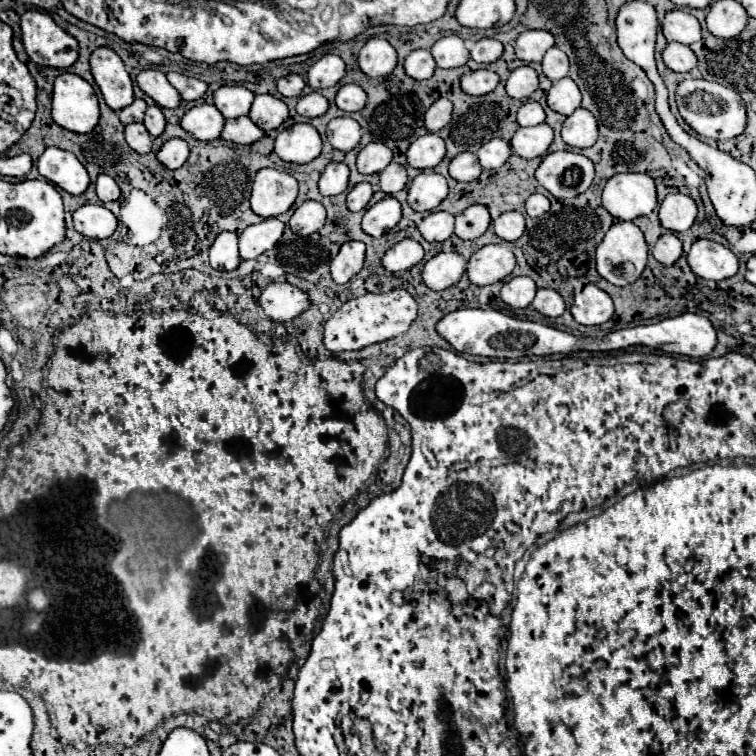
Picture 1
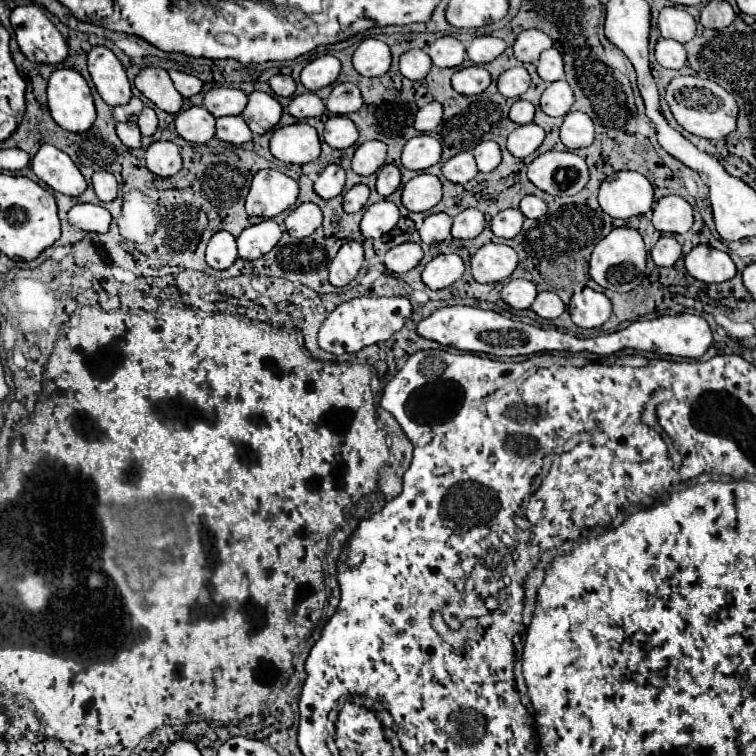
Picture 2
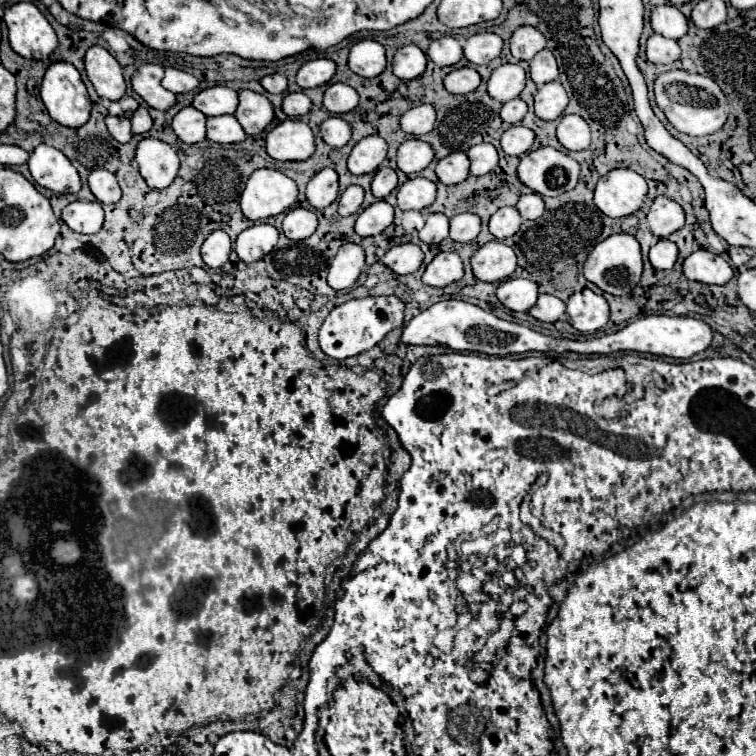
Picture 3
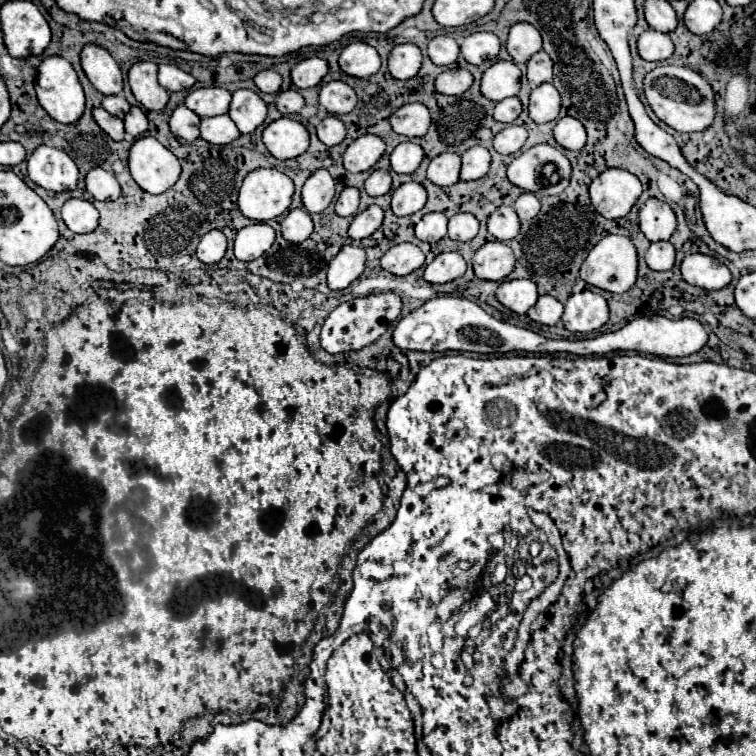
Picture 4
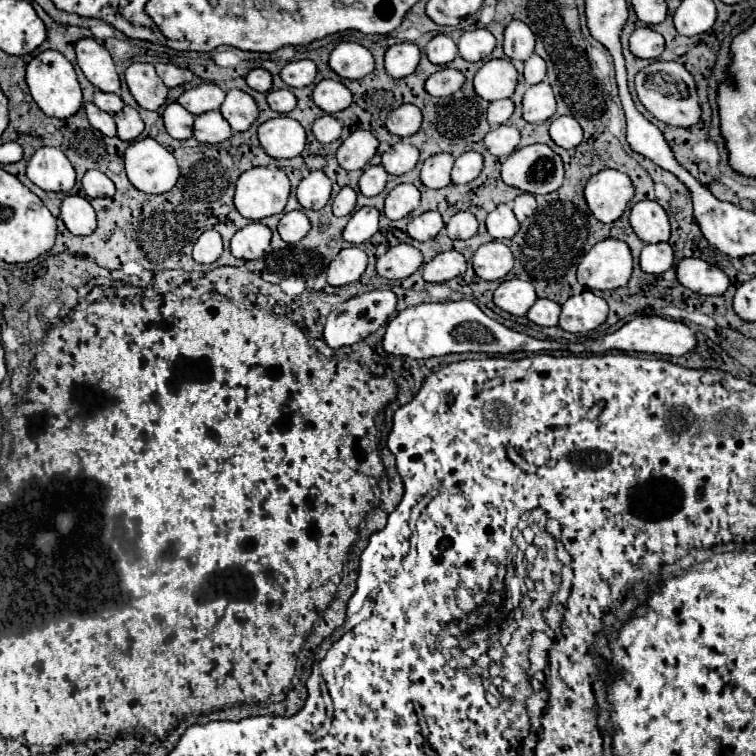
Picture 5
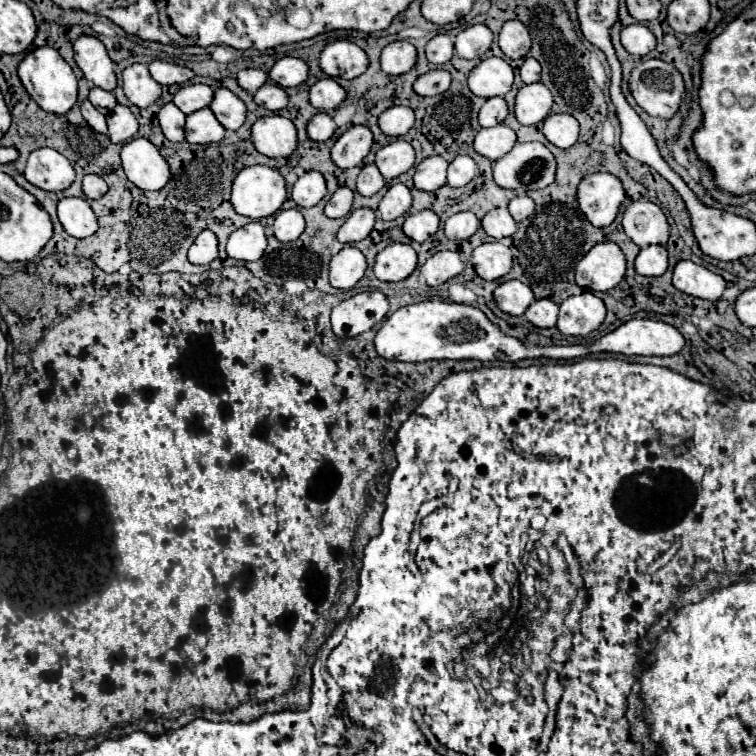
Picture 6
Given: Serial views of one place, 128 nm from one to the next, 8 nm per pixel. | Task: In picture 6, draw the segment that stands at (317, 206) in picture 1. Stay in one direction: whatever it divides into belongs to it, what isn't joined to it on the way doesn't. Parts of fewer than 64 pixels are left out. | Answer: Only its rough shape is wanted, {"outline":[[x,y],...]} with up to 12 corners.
{"outline":[[280,210],[274,236],[292,242],[304,232],[300,210]]}

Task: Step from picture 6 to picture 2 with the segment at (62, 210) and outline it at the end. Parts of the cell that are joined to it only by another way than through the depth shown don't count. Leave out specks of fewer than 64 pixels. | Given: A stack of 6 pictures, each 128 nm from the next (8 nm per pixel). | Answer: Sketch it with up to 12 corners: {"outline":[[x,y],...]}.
{"outline":[[76,204],[70,224],[84,232],[104,234],[110,212],[100,204]]}

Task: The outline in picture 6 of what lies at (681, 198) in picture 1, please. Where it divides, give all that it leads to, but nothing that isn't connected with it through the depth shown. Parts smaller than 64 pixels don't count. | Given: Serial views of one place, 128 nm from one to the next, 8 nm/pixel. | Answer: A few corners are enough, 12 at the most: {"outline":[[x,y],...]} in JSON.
{"outline":[[650,200],[632,202],[624,232],[640,248],[668,242],[668,222]]}

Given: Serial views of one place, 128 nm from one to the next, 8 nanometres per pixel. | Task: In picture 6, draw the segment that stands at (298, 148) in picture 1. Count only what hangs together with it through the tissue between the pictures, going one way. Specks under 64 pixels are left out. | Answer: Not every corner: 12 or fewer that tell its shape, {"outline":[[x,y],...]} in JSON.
{"outline":[[280,114],[258,118],[252,142],[264,156],[288,158],[296,126]]}

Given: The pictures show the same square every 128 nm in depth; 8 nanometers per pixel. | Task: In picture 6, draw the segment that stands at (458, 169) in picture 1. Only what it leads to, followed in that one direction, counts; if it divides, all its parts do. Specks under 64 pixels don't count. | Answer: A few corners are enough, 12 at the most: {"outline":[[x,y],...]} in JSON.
{"outline":[[430,156],[416,166],[414,186],[426,192],[446,184],[448,162]]}

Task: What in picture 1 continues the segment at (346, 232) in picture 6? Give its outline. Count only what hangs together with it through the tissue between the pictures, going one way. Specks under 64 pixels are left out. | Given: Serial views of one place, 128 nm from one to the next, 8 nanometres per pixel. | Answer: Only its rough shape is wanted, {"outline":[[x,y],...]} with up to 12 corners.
{"outline":[[394,196],[370,206],[362,218],[366,234],[378,238],[402,218]]}

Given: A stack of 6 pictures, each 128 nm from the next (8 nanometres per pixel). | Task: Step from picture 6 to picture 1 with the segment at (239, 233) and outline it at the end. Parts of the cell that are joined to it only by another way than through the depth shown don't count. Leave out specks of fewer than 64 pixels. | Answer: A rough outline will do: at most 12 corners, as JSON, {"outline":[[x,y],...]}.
{"outline":[[266,218],[240,234],[240,256],[264,254],[282,238],[284,224]]}

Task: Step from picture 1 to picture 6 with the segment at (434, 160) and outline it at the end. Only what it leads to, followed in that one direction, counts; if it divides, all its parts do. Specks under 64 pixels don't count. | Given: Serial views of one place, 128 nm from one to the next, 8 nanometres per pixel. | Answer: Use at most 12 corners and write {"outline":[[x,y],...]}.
{"outline":[[398,138],[376,152],[384,178],[414,166],[414,148]]}

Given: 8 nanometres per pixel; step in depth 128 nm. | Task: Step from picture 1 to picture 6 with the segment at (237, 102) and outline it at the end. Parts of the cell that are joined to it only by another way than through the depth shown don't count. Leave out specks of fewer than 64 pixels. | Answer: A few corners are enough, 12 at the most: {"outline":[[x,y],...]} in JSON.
{"outline":[[188,84],[174,94],[184,114],[208,108],[214,90],[206,84]]}

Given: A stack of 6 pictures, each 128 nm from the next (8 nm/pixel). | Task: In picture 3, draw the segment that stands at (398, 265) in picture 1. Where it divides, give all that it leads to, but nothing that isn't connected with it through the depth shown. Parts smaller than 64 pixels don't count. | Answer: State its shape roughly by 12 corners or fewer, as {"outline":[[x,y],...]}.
{"outline":[[400,244],[384,254],[396,274],[410,274],[422,266],[420,246]]}

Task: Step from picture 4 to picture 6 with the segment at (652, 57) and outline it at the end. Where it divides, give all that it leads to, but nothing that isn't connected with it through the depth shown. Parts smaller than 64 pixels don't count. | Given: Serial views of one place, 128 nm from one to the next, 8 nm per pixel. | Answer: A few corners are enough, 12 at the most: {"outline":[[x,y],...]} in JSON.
{"outline":[[646,24],[622,30],[622,46],[632,56],[656,48],[656,36]]}

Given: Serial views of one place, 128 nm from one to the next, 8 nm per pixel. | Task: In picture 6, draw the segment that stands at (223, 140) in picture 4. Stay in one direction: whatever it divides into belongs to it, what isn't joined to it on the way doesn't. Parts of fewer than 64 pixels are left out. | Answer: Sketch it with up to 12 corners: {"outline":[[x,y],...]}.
{"outline":[[210,108],[186,116],[186,142],[220,142],[226,128]]}

